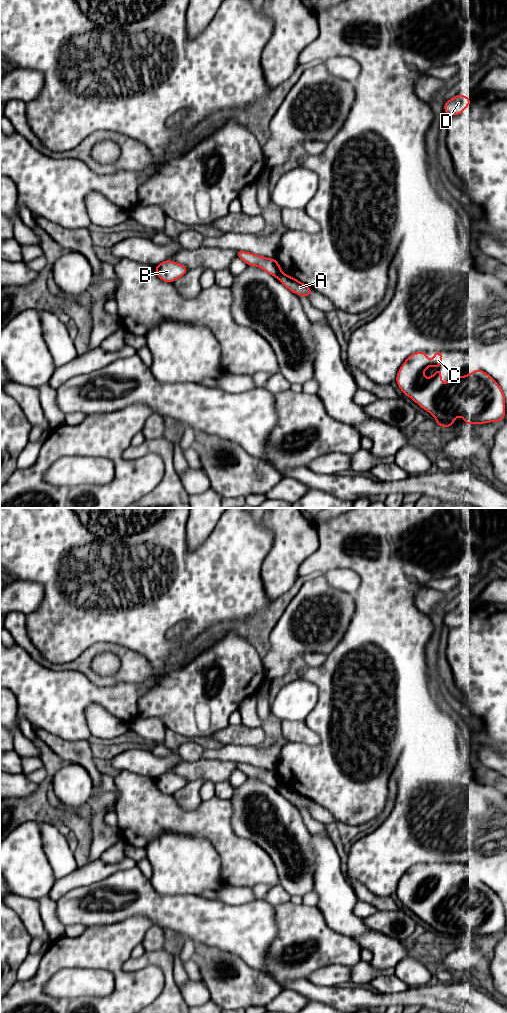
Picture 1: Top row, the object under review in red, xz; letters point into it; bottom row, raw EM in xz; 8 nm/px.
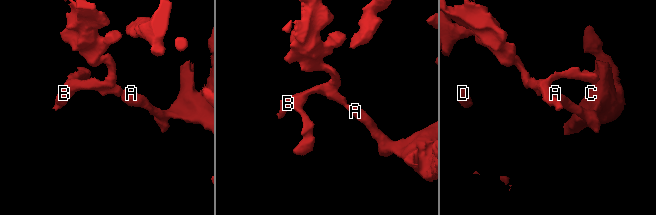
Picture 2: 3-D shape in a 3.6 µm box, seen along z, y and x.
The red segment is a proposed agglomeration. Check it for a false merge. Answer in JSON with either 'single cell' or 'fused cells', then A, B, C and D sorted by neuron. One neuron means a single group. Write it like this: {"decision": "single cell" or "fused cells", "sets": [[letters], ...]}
{"decision": "fused cells", "sets": [["A", "C", "D"], ["B"]]}

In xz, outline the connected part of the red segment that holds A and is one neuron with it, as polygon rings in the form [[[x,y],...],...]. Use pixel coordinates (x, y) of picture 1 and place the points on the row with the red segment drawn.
[[[282,274],[278,279],[286,288],[296,295],[303,295],[307,298],[310,297],[312,289],[306,284],[303,284],[295,278],[285,274]]]

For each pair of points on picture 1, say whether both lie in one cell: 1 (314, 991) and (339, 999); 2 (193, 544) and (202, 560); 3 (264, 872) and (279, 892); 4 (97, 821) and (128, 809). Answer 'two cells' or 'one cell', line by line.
1: one cell
2: two cells
3: two cells
4: two cells

